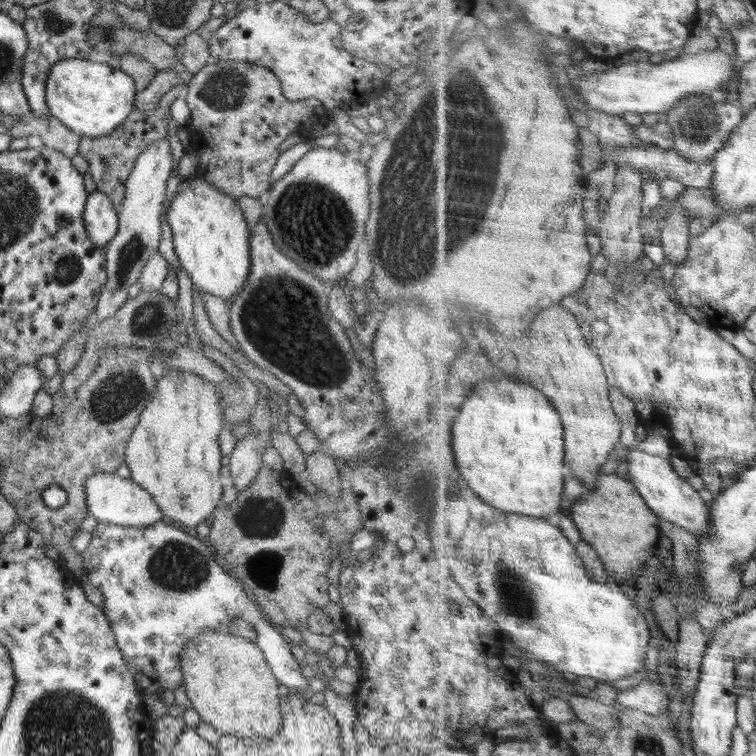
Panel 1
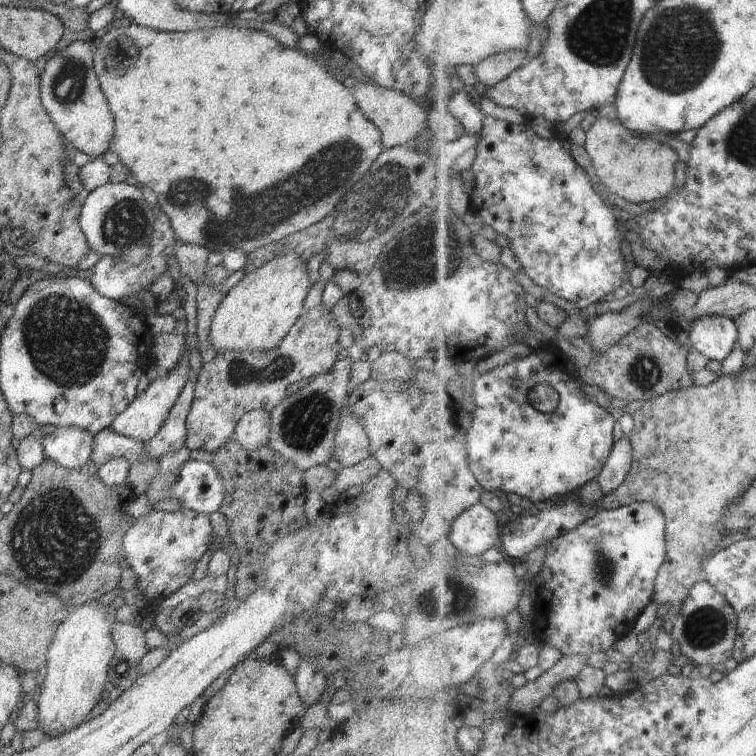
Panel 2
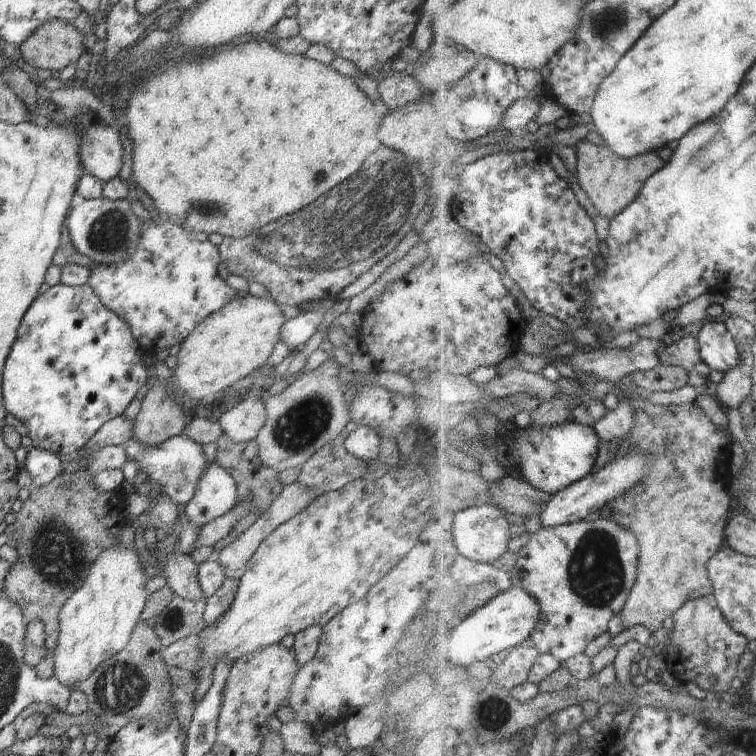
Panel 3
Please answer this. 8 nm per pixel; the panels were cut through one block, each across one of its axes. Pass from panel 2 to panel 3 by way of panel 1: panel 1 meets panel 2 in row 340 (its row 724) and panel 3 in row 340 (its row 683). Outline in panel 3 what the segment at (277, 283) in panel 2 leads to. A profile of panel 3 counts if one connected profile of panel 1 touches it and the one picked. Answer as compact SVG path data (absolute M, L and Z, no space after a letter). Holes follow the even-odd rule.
M248 294L237 297L214 311L182 341L176 355L174 379L182 394L194 400L211 399L248 374L267 364L275 344L280 340L280 329L285 318L270 297Z

